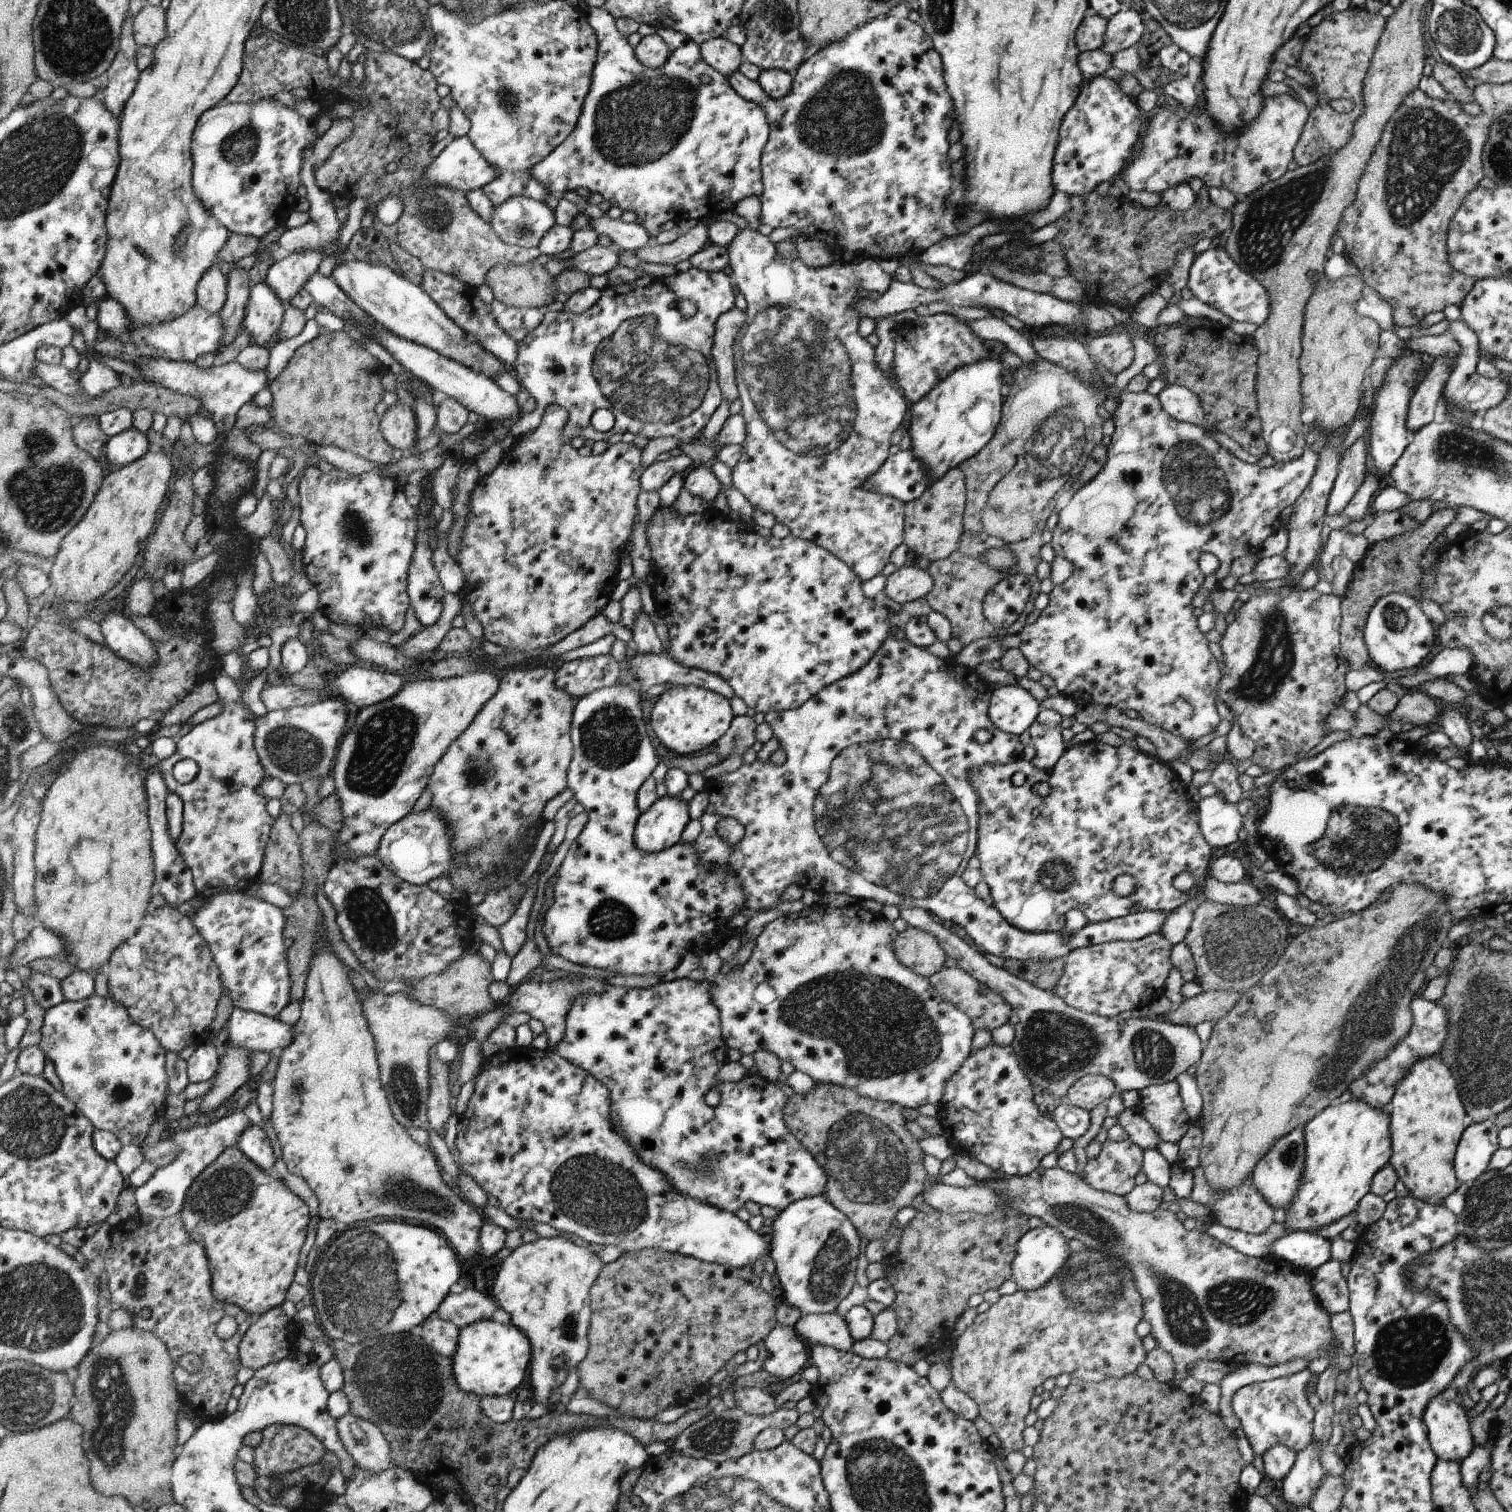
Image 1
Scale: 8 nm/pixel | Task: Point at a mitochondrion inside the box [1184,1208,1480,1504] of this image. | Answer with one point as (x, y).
(1405, 1352)

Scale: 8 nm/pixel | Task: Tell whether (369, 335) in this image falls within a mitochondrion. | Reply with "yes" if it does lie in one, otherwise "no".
no

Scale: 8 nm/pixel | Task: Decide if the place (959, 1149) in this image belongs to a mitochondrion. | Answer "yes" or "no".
no

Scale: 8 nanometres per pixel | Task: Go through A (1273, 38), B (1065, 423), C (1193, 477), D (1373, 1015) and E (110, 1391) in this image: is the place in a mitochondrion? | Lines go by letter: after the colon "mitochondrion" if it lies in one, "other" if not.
A: other
B: mitochondrion
C: mitochondrion
D: mitochondrion
E: mitochondrion

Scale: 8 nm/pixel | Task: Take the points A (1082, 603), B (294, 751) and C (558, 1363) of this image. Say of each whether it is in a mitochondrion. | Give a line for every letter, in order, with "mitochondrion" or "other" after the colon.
A: other
B: mitochondrion
C: mitochondrion

